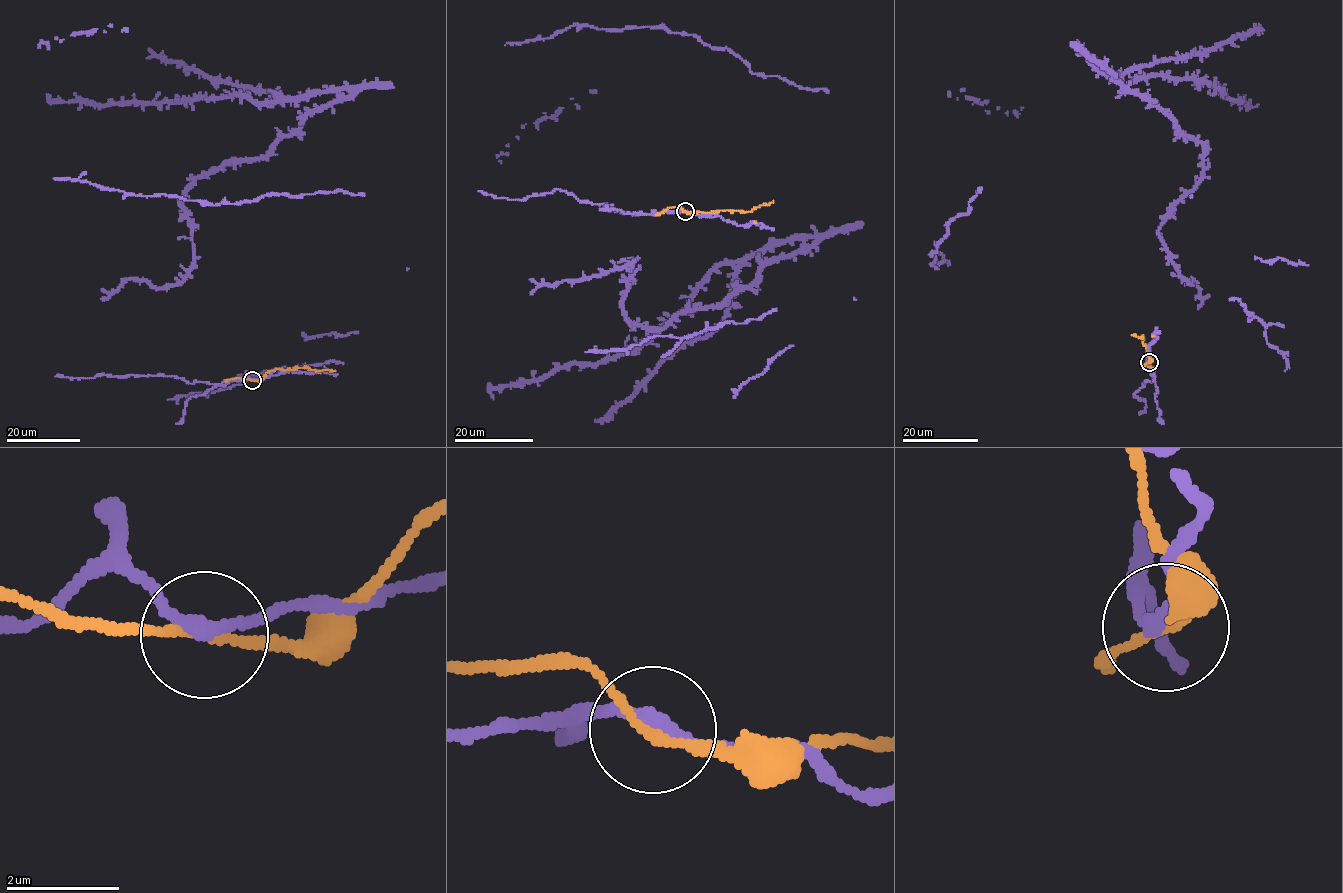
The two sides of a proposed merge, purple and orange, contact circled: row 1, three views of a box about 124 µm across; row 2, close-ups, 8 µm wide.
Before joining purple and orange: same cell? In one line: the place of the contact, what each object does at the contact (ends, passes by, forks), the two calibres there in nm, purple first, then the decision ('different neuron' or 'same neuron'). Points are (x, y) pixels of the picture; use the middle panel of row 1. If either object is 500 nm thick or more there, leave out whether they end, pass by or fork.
at (685, 211); purple passes by; orange passes by; 240 nm thick on the purple side, 160 nm on the other; same neuron

